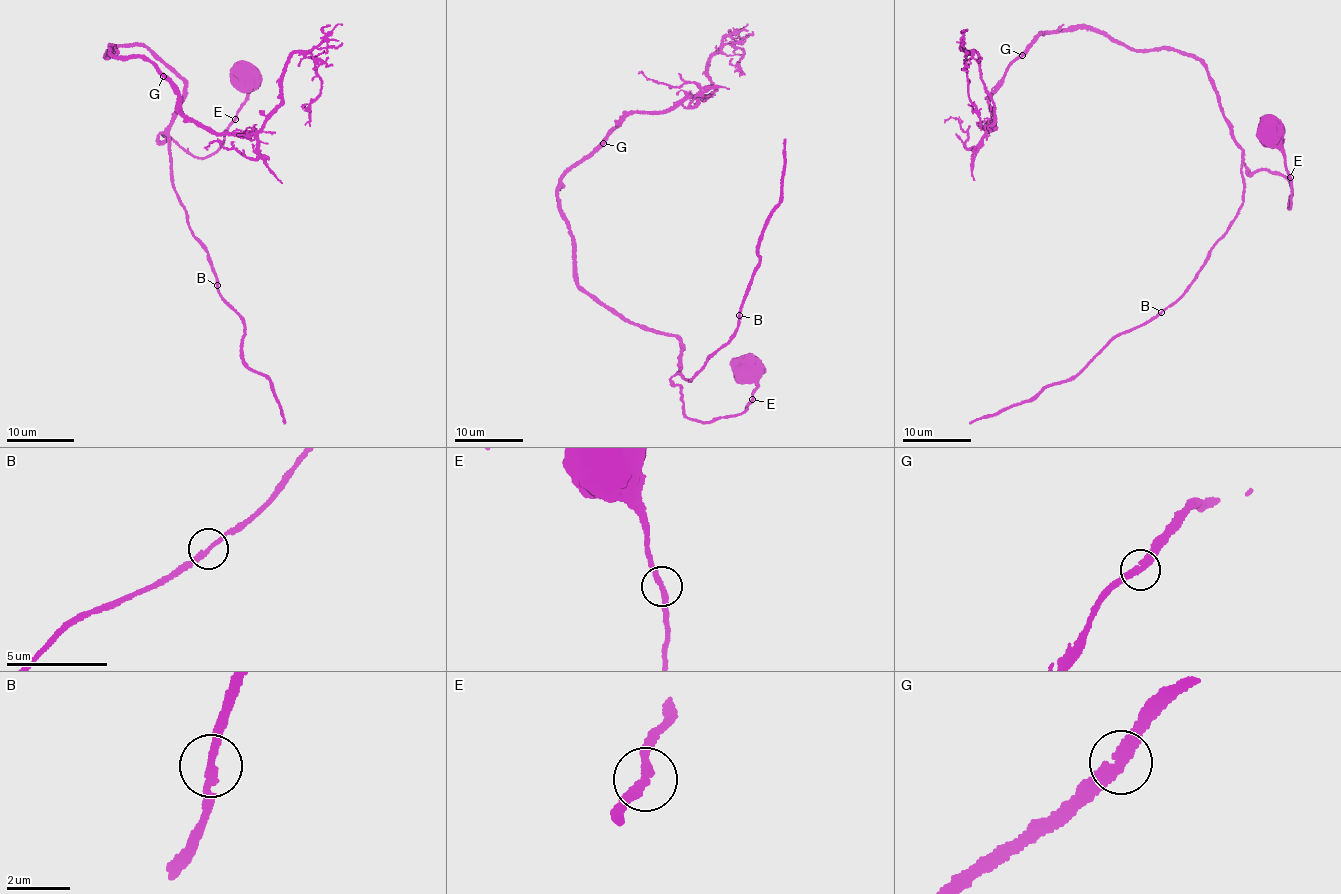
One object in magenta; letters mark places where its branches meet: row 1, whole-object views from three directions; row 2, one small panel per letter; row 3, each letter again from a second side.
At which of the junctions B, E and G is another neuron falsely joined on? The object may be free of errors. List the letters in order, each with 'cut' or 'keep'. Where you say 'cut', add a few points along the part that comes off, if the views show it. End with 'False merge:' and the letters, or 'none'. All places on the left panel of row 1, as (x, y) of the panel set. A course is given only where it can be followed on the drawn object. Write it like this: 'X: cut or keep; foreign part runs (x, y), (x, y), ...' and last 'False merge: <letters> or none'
B: keep
E: keep
G: keep
False merge: none

